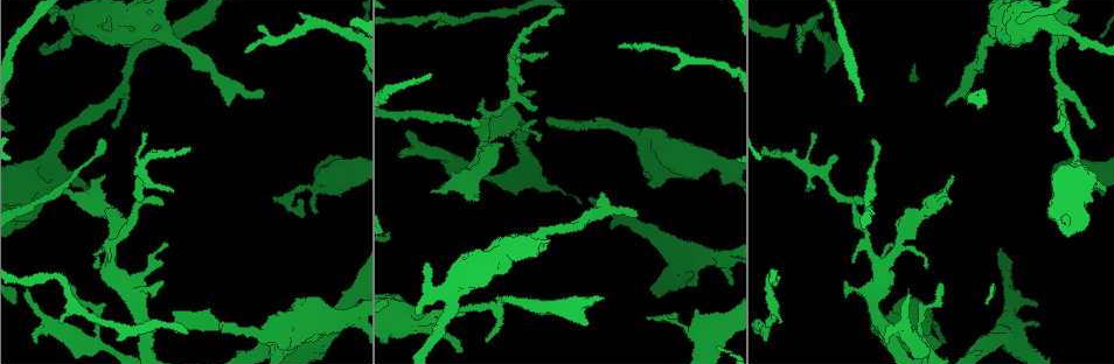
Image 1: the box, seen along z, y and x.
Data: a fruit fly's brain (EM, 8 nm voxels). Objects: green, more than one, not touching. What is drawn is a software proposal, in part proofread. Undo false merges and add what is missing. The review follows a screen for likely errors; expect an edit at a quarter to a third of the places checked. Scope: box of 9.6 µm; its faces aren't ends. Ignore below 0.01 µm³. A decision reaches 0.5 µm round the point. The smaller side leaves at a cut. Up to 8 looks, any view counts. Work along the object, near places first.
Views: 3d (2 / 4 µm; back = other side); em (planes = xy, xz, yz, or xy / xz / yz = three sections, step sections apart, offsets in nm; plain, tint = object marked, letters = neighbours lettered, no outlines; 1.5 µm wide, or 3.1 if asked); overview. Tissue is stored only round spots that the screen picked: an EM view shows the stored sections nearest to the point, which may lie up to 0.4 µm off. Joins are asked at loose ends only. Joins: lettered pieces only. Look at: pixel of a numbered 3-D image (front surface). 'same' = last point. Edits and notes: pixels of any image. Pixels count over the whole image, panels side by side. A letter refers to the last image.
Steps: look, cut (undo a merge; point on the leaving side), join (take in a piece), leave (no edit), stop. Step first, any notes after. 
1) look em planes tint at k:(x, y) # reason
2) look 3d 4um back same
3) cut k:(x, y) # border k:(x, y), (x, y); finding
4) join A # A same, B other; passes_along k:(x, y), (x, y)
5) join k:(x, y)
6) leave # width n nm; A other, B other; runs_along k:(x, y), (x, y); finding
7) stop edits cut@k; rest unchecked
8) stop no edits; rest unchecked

look 3d 4um at 1:(1035, 322) # free end

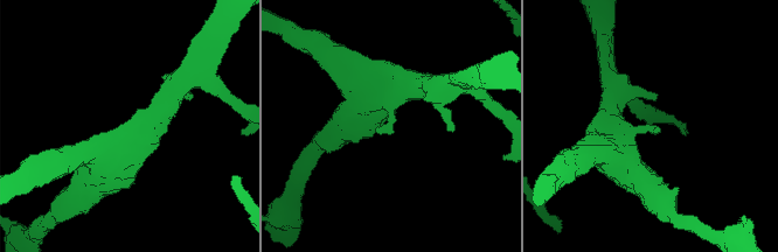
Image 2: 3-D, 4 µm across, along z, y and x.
look em planes letters at 2:(658, 130) # shape alone is not enough

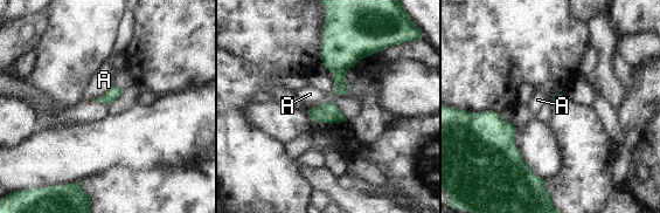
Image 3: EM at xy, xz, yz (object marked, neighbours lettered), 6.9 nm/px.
leave # A other; no lettered piece goes on from it

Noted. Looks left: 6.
look em planes letters at 1:(778, 322) # an open end

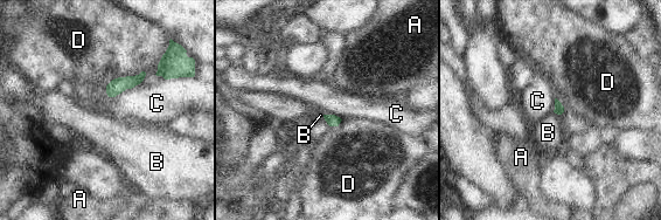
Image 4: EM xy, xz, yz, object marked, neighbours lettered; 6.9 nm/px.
leave # longest_contact D 220 nm; A other, B other, C other, D other; border 4:(134, 86), (115, 96), (105, 93); none of them fits

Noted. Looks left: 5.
look em planes letters at 1:(95, 267) # free end

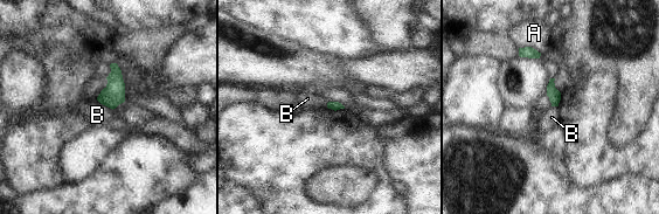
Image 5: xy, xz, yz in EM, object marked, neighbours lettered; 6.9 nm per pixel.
leave # A other, B other; border 5:(96, 99), (112, 110); none of them fits

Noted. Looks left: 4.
stop no edits; rest unchecked

